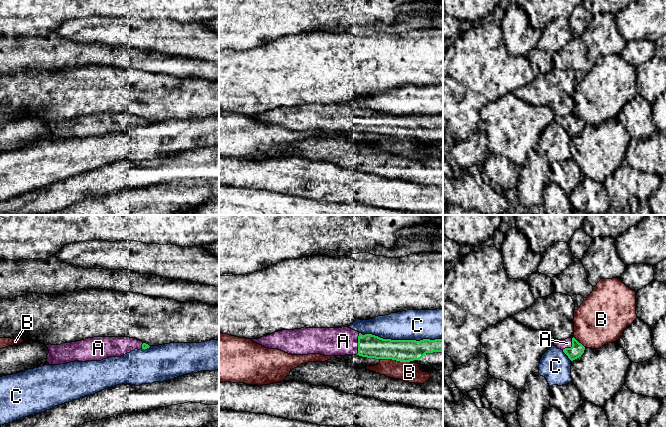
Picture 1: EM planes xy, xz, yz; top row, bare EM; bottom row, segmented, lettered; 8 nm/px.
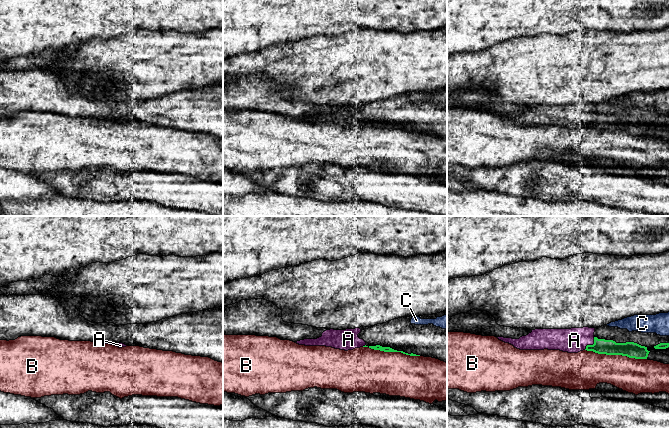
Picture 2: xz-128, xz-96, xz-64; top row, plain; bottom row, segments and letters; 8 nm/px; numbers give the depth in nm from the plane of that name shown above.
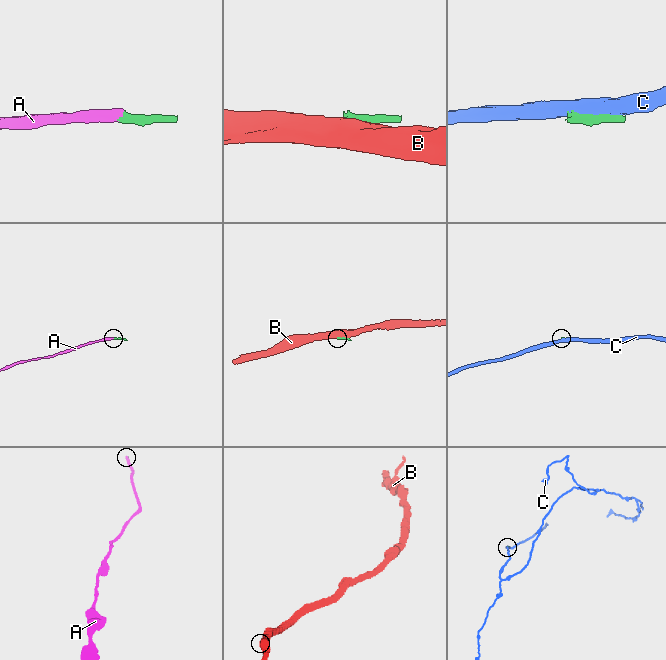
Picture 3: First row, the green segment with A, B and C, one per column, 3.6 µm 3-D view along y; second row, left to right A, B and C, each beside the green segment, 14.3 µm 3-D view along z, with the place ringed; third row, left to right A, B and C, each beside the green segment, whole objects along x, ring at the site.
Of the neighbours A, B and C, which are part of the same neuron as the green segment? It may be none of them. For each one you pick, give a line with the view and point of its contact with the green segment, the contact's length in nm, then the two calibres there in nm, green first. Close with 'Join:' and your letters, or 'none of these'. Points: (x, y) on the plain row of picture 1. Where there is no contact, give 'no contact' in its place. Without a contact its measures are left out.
A: xz (358, 117) | 180 nm | 190/220 nm
Join: A

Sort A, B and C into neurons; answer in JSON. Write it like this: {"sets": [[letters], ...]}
{"sets": [["A"], ["B"], ["C"]]}

